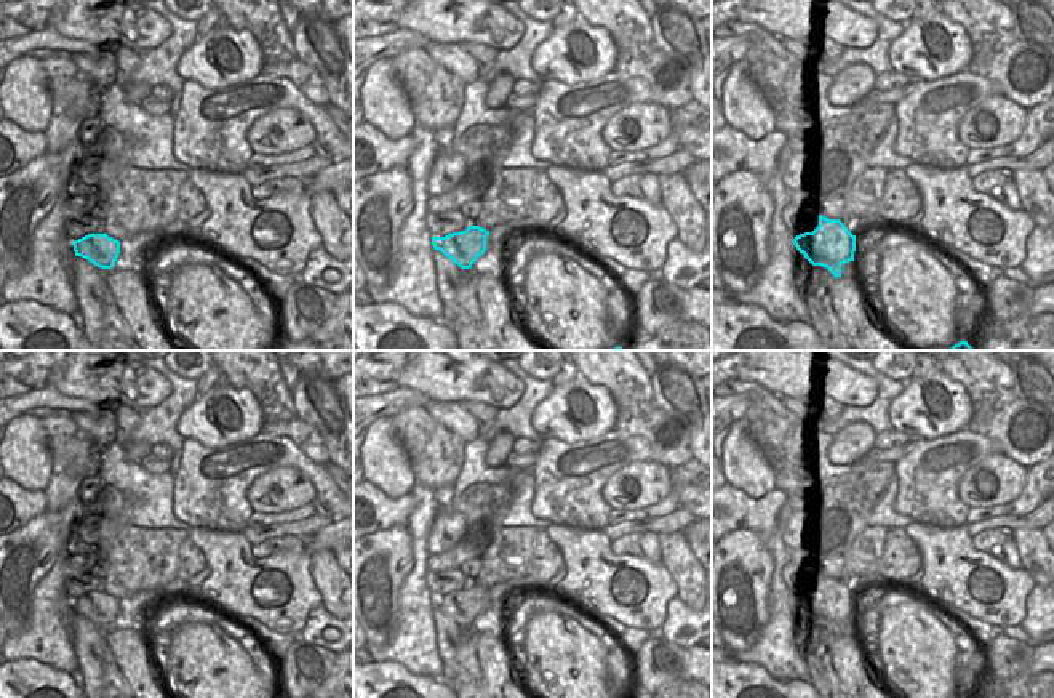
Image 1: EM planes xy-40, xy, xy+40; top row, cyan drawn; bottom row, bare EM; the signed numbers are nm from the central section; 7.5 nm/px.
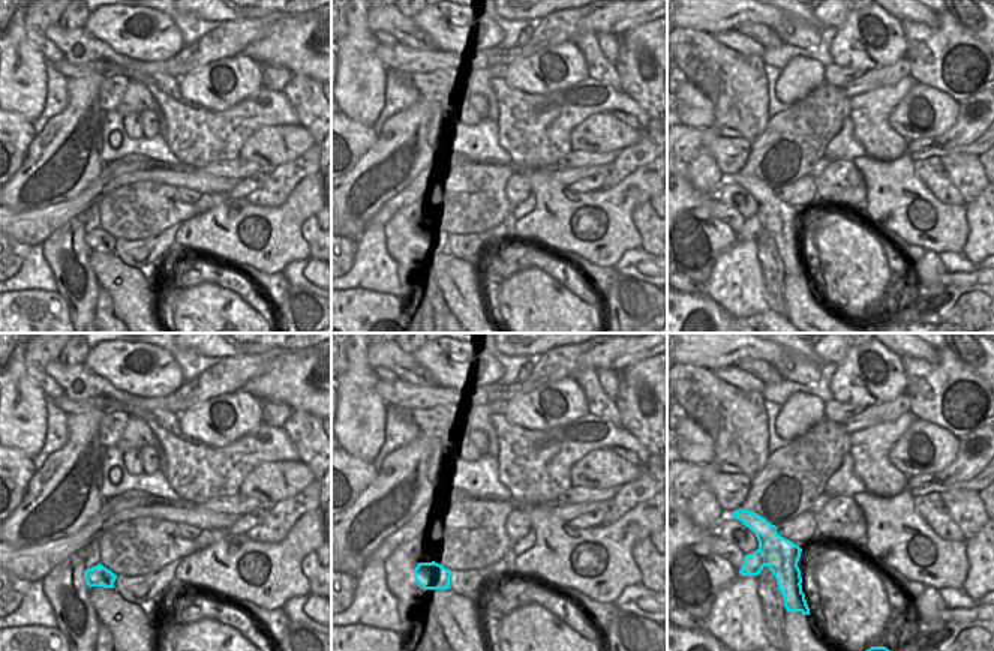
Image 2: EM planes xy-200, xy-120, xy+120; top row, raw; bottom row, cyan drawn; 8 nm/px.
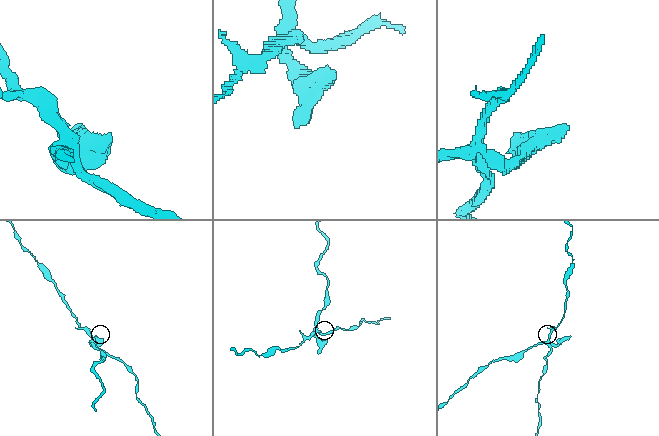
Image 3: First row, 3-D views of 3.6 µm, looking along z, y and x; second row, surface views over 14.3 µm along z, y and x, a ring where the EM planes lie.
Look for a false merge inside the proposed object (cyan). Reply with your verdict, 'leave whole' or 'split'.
split

